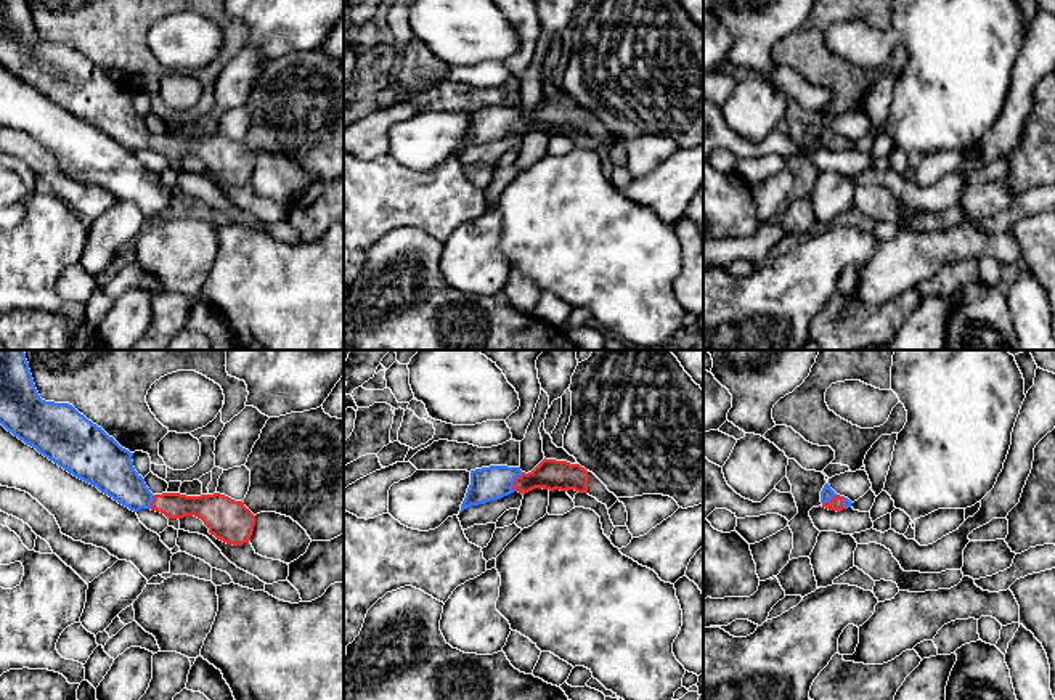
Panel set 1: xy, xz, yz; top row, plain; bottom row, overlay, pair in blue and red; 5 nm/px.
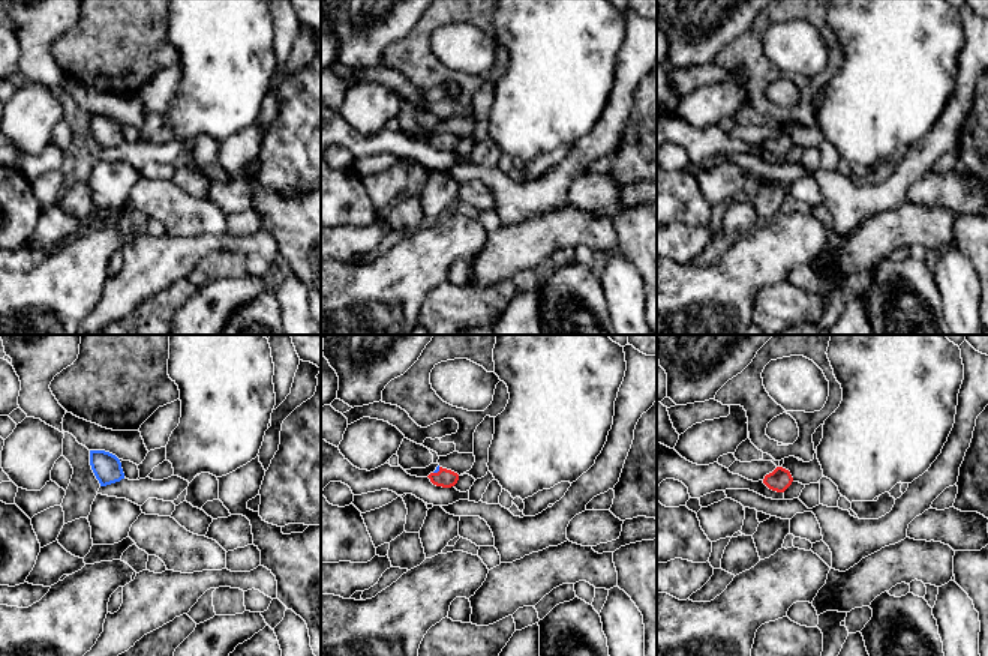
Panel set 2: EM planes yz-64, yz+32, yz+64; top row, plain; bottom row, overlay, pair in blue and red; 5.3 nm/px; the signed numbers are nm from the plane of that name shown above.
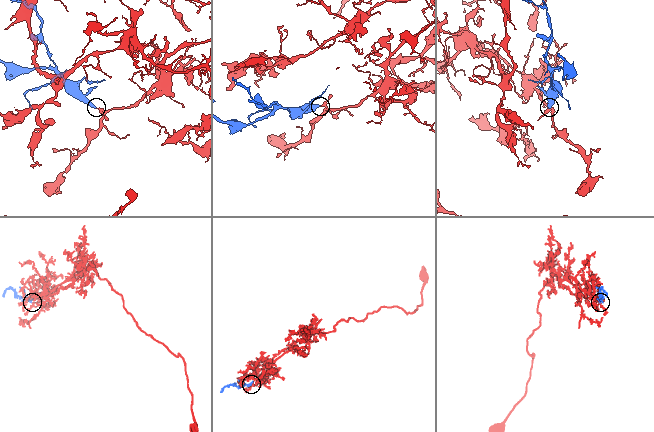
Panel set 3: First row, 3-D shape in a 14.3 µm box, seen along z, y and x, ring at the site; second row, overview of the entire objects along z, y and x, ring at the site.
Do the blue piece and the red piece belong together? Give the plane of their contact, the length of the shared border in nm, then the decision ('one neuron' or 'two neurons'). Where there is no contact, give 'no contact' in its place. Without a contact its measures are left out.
contact in xz; length 110 nm; one neuron

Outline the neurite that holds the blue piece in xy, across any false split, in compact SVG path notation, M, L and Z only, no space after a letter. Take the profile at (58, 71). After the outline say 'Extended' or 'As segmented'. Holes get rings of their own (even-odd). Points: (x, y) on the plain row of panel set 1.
M0 0L0 64L26 85L96 127L133 153L151 149L167 159L194 156L217 180L251 181L255 156L225 135L153 135L135 111L128 90L69 43L40 39L27 0Z. Extended

